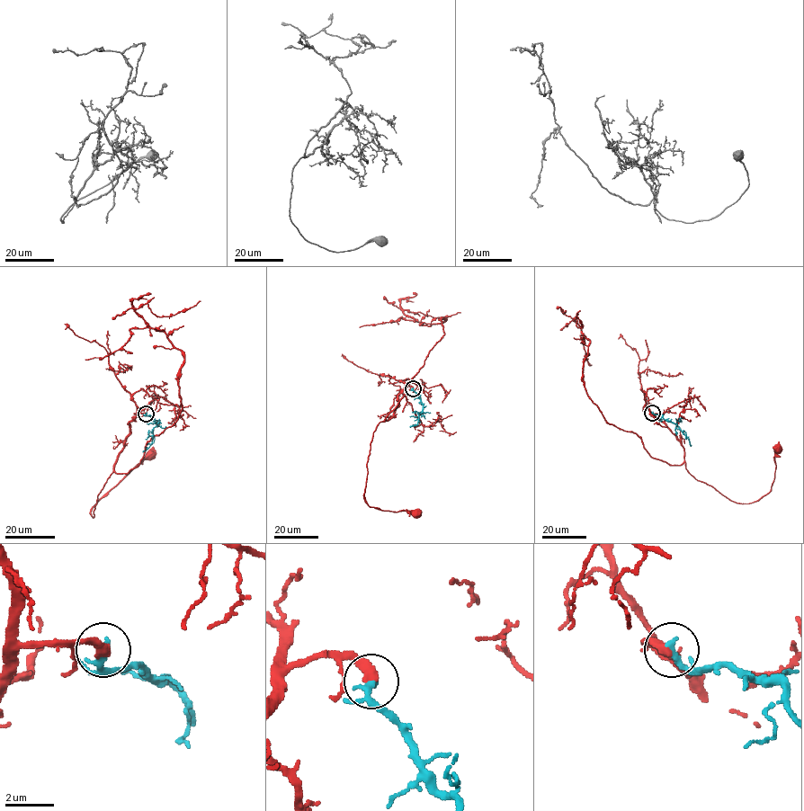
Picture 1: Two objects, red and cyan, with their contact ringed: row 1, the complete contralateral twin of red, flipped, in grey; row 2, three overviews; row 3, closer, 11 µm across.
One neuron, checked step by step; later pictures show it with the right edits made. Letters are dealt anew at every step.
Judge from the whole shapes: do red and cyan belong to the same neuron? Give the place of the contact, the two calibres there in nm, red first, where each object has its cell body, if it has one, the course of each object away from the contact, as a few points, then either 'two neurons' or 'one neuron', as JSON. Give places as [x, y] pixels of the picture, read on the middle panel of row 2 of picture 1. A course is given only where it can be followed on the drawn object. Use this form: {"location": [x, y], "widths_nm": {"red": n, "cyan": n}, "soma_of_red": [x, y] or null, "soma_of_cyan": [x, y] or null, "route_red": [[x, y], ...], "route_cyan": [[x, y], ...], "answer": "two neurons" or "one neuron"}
{"location": [413, 388], "widths_nm": {"red": 420, "cyan": 320}, "soma_of_red": [416, 513], "soma_of_cyan": null, "route_red": [[413, 387], [406, 386], [397, 396], [392, 416], [381, 422], [373, 432], [364, 494], [370, 506], [415, 514]], "route_cyan": [[413, 387], [423, 405], [417, 423], [409, 426]], "answer": "one neuron"}

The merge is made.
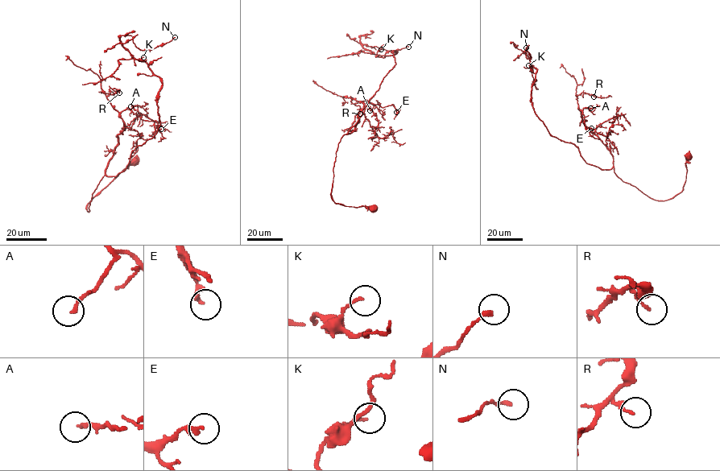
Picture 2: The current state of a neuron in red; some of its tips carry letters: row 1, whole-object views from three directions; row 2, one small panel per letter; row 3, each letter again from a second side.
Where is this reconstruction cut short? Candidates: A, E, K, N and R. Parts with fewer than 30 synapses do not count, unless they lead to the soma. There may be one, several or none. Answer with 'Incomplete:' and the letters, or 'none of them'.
Incomplete: none of them

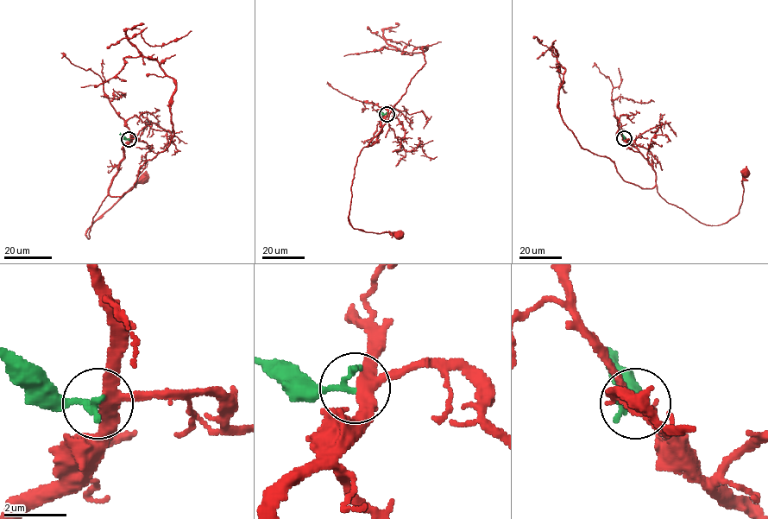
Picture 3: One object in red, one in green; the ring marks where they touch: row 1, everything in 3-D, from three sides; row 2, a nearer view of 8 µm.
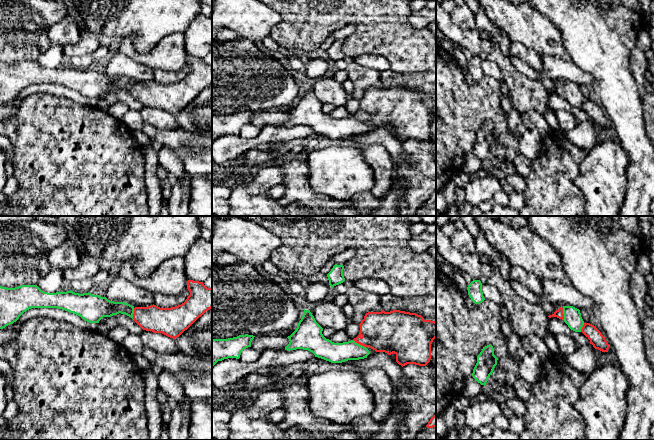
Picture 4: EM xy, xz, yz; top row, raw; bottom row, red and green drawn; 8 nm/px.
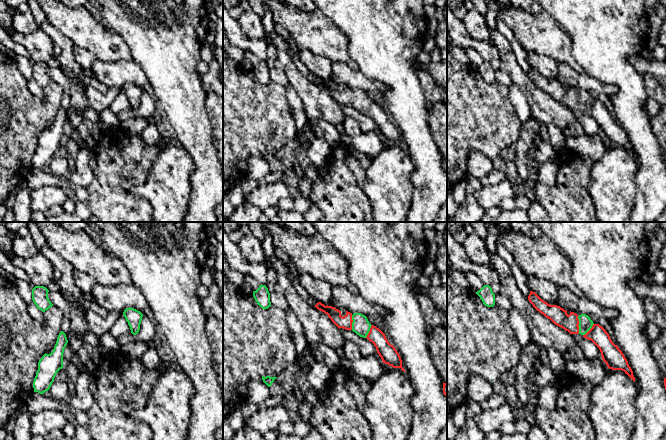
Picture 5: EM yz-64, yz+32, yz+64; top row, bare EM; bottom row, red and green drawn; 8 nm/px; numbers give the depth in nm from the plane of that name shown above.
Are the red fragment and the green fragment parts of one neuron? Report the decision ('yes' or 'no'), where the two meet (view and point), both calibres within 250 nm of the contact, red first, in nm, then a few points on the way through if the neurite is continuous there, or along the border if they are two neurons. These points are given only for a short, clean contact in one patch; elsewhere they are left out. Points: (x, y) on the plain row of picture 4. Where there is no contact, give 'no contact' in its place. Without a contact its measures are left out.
yes; contact xz (359, 119); calibres 320 and 160 nm; way xz (388, 108), (377, 109), (359, 119), (352, 126), (333, 128)

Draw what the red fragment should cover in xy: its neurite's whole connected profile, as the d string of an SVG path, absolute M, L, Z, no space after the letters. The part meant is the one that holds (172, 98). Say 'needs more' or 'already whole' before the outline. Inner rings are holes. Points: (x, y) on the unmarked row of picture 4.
needs more; M188 56L187 65L190 71L184 79L160 84L154 80L134 83L89 68L79 70L70 66L48 69L37 61L15 64L0 62L0 105L16 98L31 84L58 84L74 89L89 99L99 99L103 93L125 90L143 106L162 109L175 115L212 84L212 64L207 64L203 58Z

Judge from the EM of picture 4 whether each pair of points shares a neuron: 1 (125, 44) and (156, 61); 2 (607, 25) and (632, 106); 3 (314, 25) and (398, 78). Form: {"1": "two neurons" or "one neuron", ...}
{"1": "one neuron", "2": "one neuron", "3": "two neurons"}

